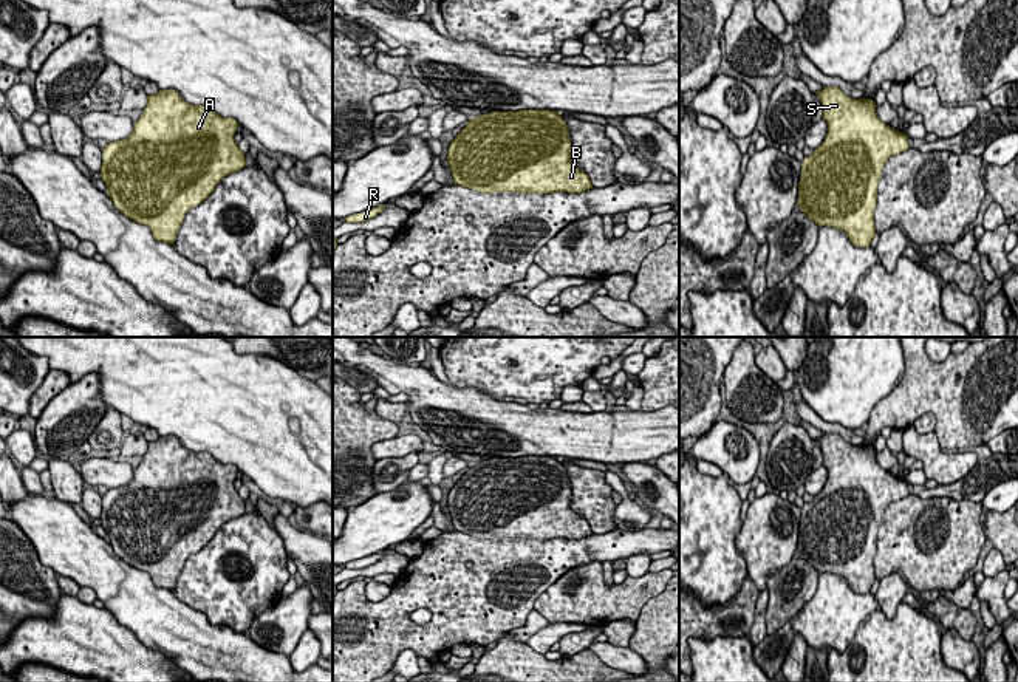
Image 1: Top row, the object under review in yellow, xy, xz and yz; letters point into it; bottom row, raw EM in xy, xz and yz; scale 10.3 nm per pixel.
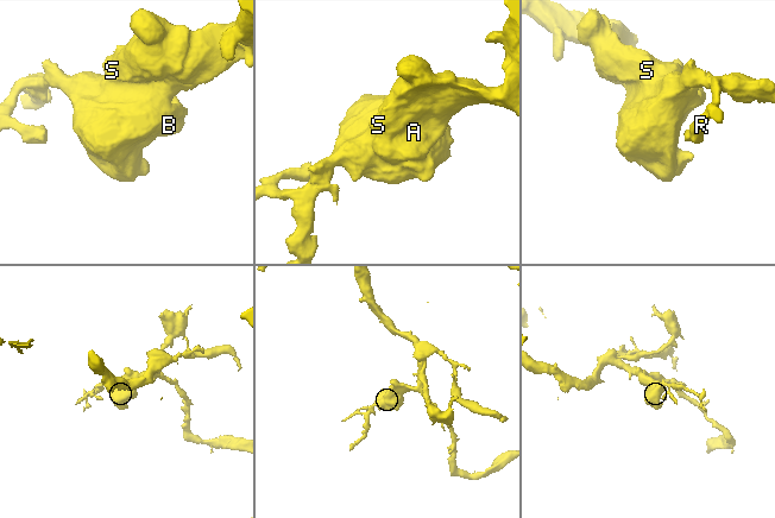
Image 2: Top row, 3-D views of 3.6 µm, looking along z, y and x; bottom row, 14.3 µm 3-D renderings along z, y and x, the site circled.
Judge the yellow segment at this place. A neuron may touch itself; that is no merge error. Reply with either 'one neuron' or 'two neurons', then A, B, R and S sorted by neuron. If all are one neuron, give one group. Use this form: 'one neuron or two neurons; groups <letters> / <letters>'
two neurons; groups A B S / R

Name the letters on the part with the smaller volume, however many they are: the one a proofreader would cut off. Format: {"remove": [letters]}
{"remove": ["R"]}

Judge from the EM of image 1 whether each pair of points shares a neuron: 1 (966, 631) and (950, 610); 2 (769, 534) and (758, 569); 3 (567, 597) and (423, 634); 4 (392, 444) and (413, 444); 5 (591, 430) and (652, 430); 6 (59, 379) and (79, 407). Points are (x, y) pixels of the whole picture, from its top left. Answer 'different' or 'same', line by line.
1: same
2: same
3: different
4: same
5: same
6: different

